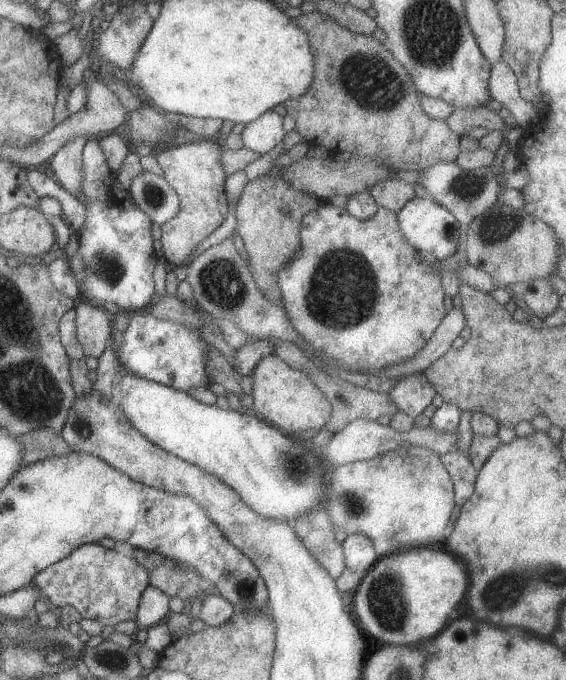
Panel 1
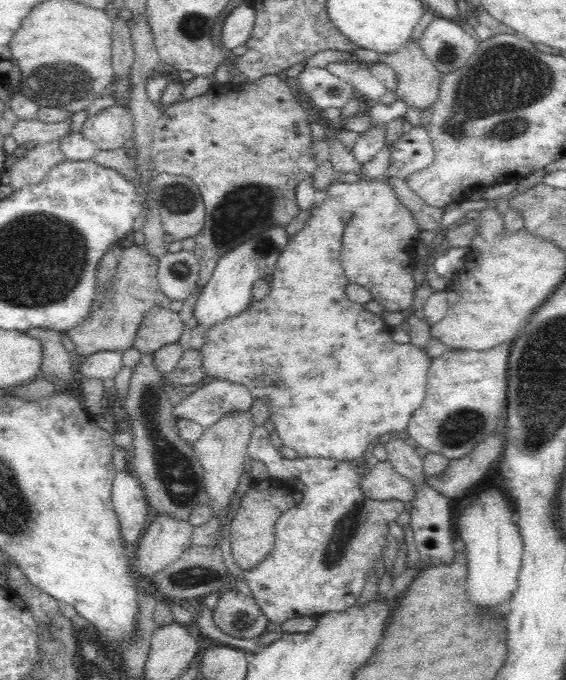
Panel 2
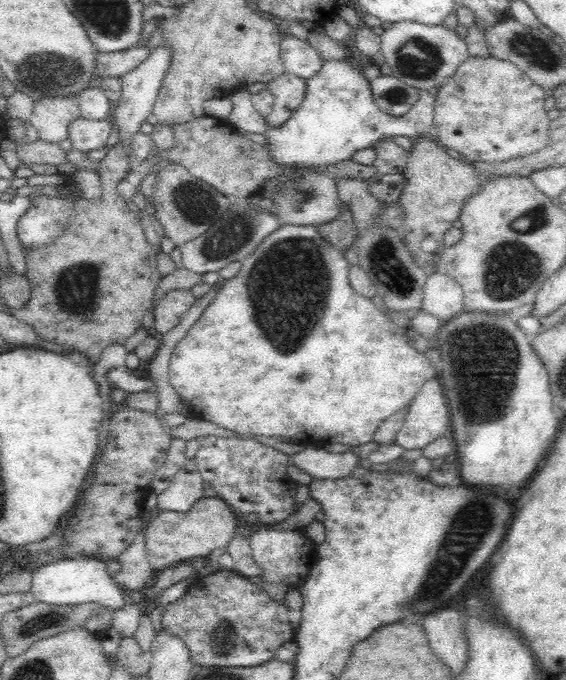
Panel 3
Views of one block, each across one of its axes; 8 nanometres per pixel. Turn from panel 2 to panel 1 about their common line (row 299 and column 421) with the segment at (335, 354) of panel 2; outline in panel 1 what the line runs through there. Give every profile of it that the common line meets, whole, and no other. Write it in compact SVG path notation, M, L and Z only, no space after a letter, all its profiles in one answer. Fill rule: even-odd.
M323 202L319 204L317 210L305 214L301 218L301 248L299 252L295 254L295 258L285 264L281 270L279 270L279 290L281 290L281 296L283 296L283 302L281 306L285 308L287 316L289 316L289 322L291 326L321 354L325 354L327 358L331 360L337 360L341 362L341 366L347 366L347 370L353 370L353 372L363 372L363 374L373 374L373 372L379 372L381 368L387 368L389 364L399 364L399 362L405 362L409 360L411 356L415 356L425 344L427 340L433 336L435 328L439 328L439 322L447 316L445 312L445 304L443 304L443 288L441 288L441 278L429 268L425 266L421 260L419 260L419 254L417 250L403 238L401 230L399 230L399 224L397 224L397 212L391 212L387 208L377 208L377 214L373 214L373 218L369 218L367 222L361 222L357 220L355 216L351 216L345 208L335 208L331 206L329 202ZM399 378L387 394L397 412L407 414L415 420L431 404L437 392L427 378Z

